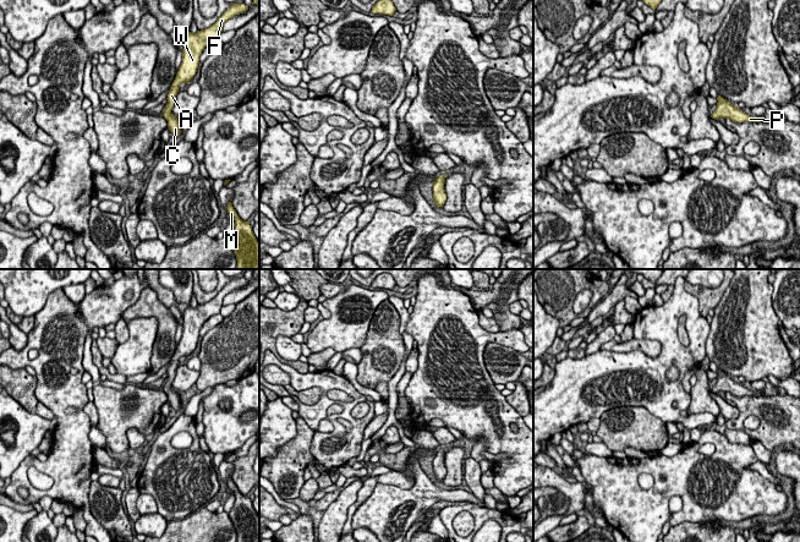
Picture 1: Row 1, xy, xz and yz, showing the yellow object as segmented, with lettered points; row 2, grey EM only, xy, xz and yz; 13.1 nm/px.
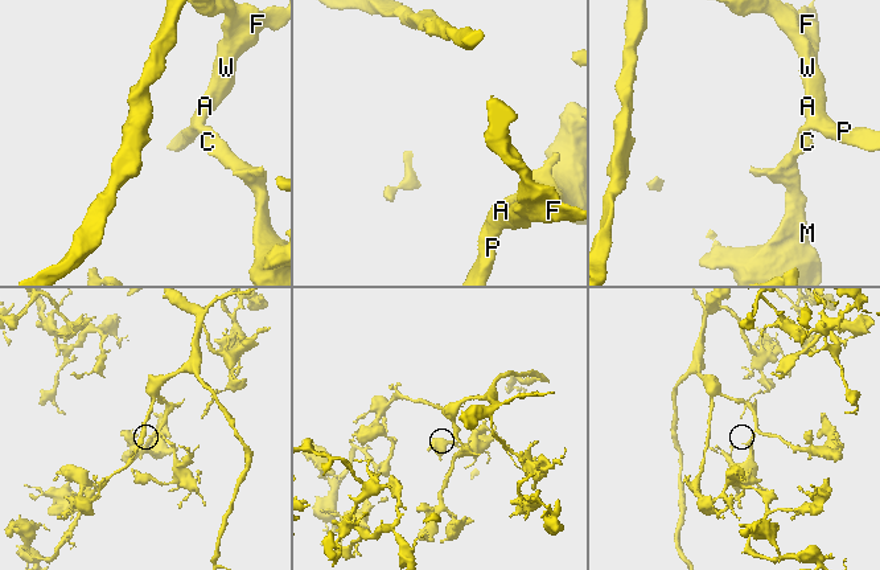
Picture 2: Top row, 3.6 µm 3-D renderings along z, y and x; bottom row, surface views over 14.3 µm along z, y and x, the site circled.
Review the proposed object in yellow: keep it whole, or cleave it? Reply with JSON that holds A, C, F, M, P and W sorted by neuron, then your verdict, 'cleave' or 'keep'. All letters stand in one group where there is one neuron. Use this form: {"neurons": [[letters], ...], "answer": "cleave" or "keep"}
{"neurons": [["A", "C", "F", "M", "P", "W"]], "answer": "keep"}

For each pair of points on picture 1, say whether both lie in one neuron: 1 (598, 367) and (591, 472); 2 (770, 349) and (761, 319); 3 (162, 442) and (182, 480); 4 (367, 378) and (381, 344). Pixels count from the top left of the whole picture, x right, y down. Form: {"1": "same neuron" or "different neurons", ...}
{"1": "different neurons", "2": "same neuron", "3": "same neuron", "4": "same neuron"}

